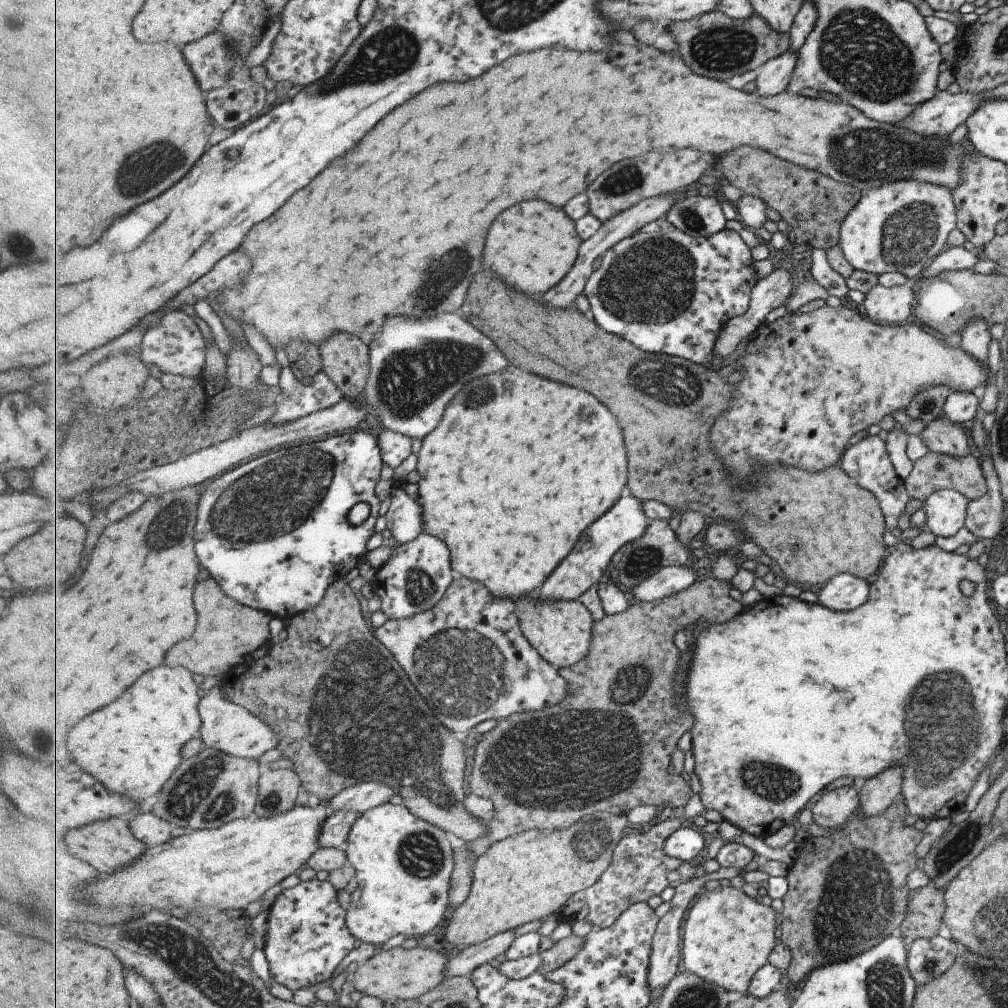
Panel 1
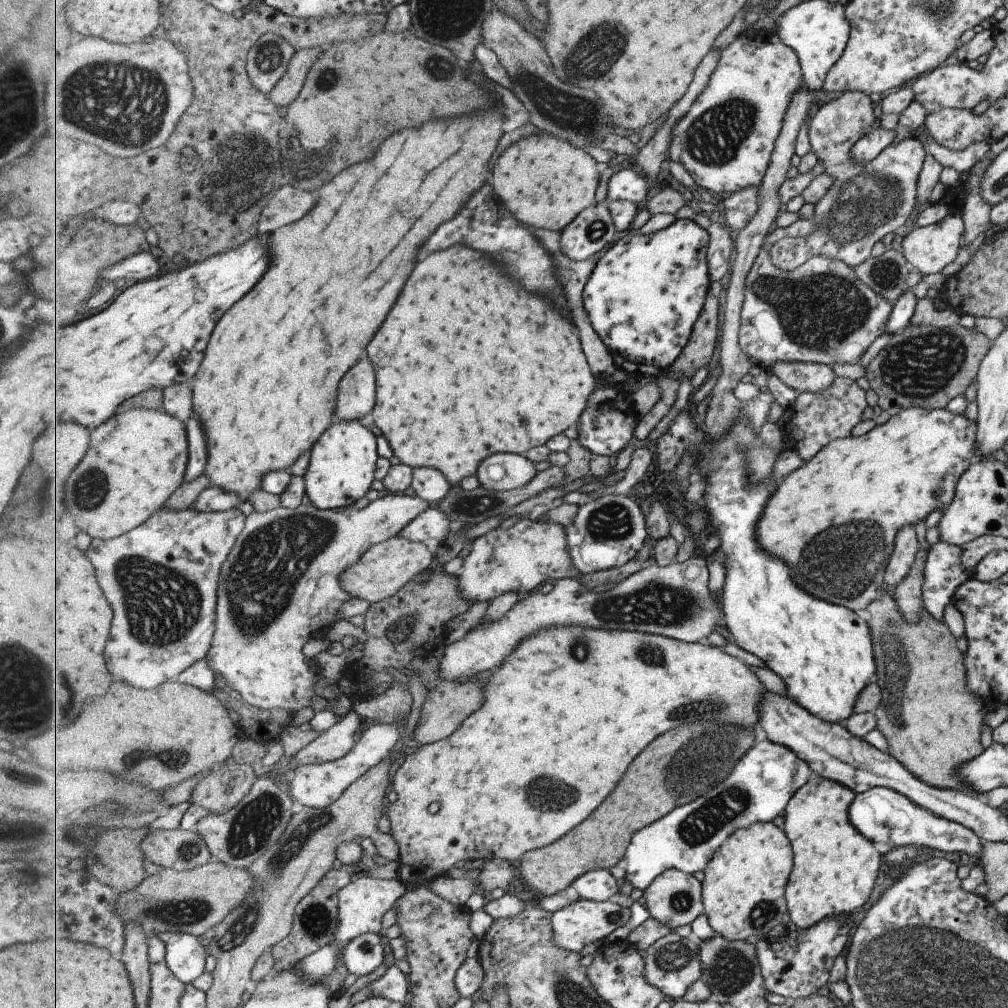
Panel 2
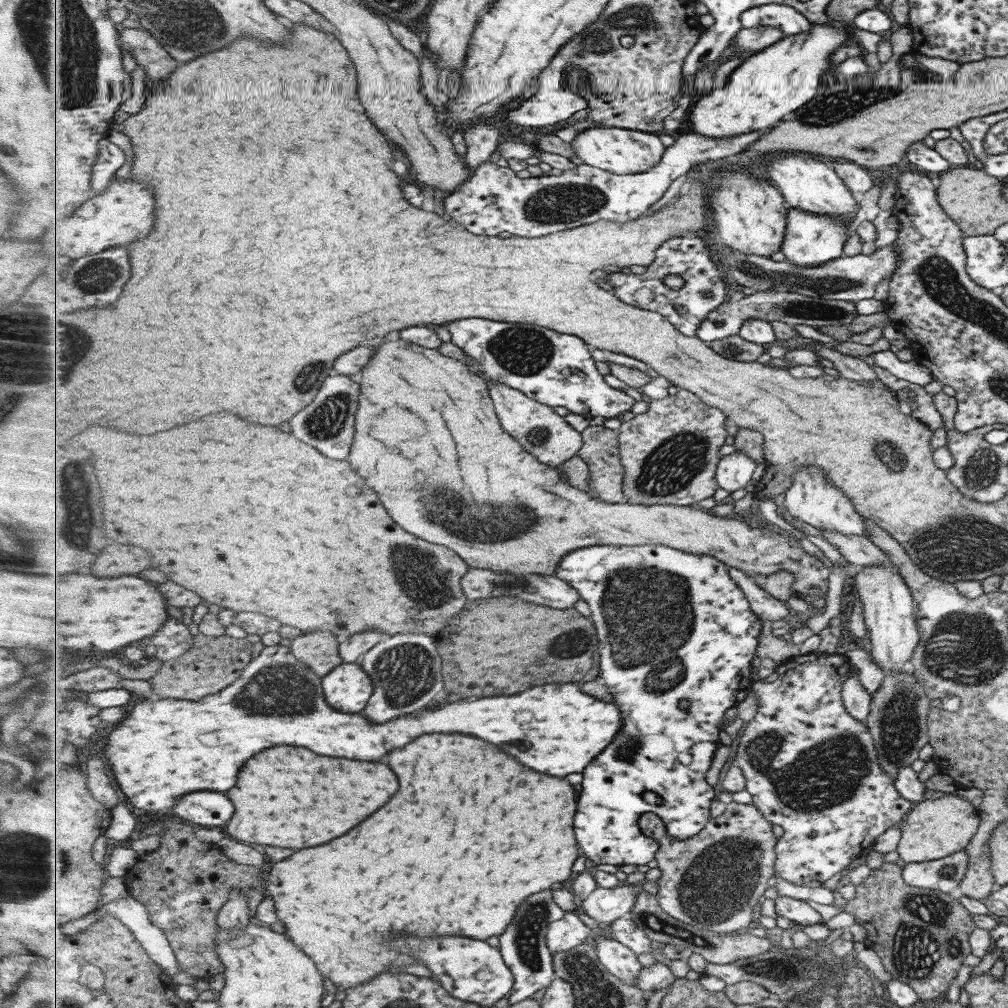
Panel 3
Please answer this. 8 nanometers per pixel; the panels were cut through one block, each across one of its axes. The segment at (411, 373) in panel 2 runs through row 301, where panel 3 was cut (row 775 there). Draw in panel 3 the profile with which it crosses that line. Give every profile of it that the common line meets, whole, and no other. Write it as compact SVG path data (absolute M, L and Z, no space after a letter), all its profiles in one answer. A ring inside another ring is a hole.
M425 734L425 738L411 742L411 746L405 746L389 754L389 764L393 766L393 770L397 770L397 776L401 778L401 794L397 794L397 798L393 798L393 802L385 806L385 810L373 814L373 820L369 818L369 822L357 826L343 838L337 838L325 846L305 848L293 854L291 858L279 864L275 863L265 883L267 892L275 900L279 921L287 928L285 934L299 946L300 950L305 950L305 954L315 960L323 978L329 978L333 984L337 984L343 990L343 994L349 988L361 986L385 972L401 973L403 966L417 964L415 958L407 958L409 954L397 952L385 944L389 942L389 938L397 938L405 932L411 936L419 936L419 938L457 936L481 941L489 940L491 936L499 938L509 928L513 918L516 918L519 906L531 894L539 894L545 889L549 890L557 883L569 885L573 880L572 869L579 858L580 843L576 838L575 826L579 795L576 786L571 786L567 780L539 774L525 766L523 766L523 778L521 778L521 764L515 758L509 758L509 754L505 754L503 750L497 750L497 746L481 738L473 738L465 734Z

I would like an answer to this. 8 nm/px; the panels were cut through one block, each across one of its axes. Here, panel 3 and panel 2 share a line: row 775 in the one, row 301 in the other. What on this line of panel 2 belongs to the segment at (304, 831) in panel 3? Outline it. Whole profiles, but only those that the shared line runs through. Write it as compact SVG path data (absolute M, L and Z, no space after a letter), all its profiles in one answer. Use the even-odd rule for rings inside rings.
M491 110L487 114L477 114L471 118L459 118L459 120L437 120L425 124L421 130L403 130L401 134L395 134L387 138L379 150L379 154L369 160L361 162L357 166L347 168L343 174L339 174L333 182L325 184L319 190L319 204L299 222L285 226L273 234L273 266L269 268L269 274L259 282L259 286L247 294L225 318L221 318L221 326L213 332L213 342L209 342L209 350L205 354L205 362L201 364L201 374L195 378L193 386L193 410L195 416L201 420L201 426L207 434L207 446L209 446L209 462L207 462L207 476L211 478L212 486L221 486L223 490L229 490L233 494L241 494L245 501L249 500L259 488L261 480L269 472L279 472L279 470L288 470L320 440L321 435L332 425L334 421L335 410L337 408L337 388L341 378L347 374L351 366L355 366L373 340L375 332L379 326L385 322L389 310L397 302L401 288L405 286L405 280L413 272L417 252L421 244L449 218L453 218L461 206L469 200L473 192L477 192L481 186L485 186L489 178L489 160L495 154L495 148L503 136L503 114L499 110Z

